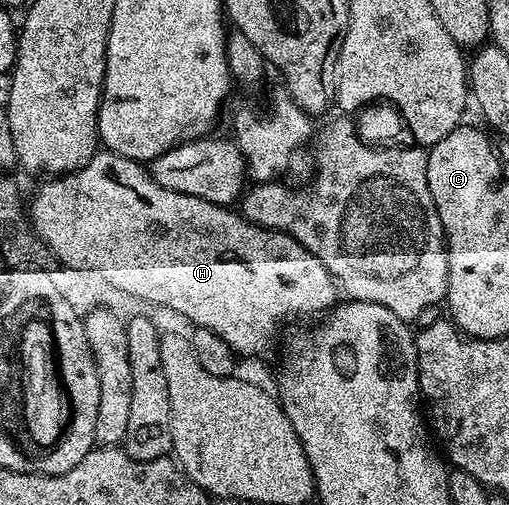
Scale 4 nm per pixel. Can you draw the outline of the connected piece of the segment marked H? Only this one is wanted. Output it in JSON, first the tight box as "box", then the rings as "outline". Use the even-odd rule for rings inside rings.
{"box":[27,150,339,357],"outline":[[[99,150],[93,155],[91,162],[87,162],[87,166],[74,172],[66,172],[64,176],[46,179],[46,181],[46,184],[38,186],[33,201],[30,204],[28,202],[27,216],[37,239],[58,261],[62,260],[60,263],[64,267],[85,269],[96,273],[110,289],[118,288],[119,291],[126,292],[137,300],[146,300],[147,303],[158,304],[169,312],[178,312],[179,315],[186,316],[190,320],[190,325],[215,330],[215,334],[219,334],[219,338],[223,338],[223,342],[227,342],[227,346],[231,346],[238,357],[267,355],[276,346],[277,339],[281,336],[281,327],[288,320],[305,320],[308,316],[324,317],[338,303],[339,285],[327,270],[327,266],[323,266],[323,262],[319,262],[315,254],[308,252],[292,236],[288,236],[285,232],[260,228],[259,225],[244,220],[236,211],[215,202],[207,202],[203,198],[167,190],[159,186],[159,182],[155,182],[152,171],[144,163],[108,150]]]}

